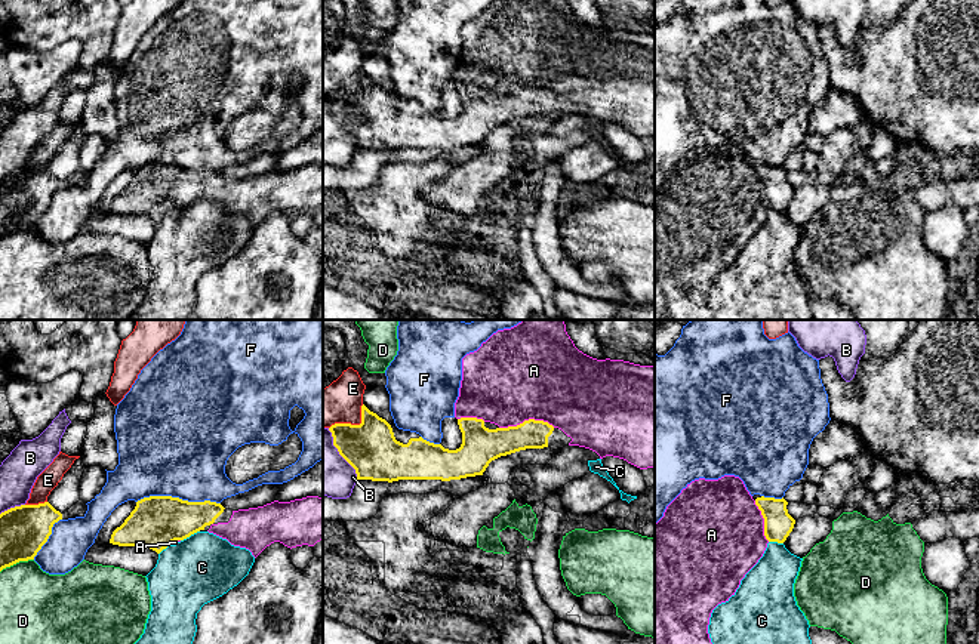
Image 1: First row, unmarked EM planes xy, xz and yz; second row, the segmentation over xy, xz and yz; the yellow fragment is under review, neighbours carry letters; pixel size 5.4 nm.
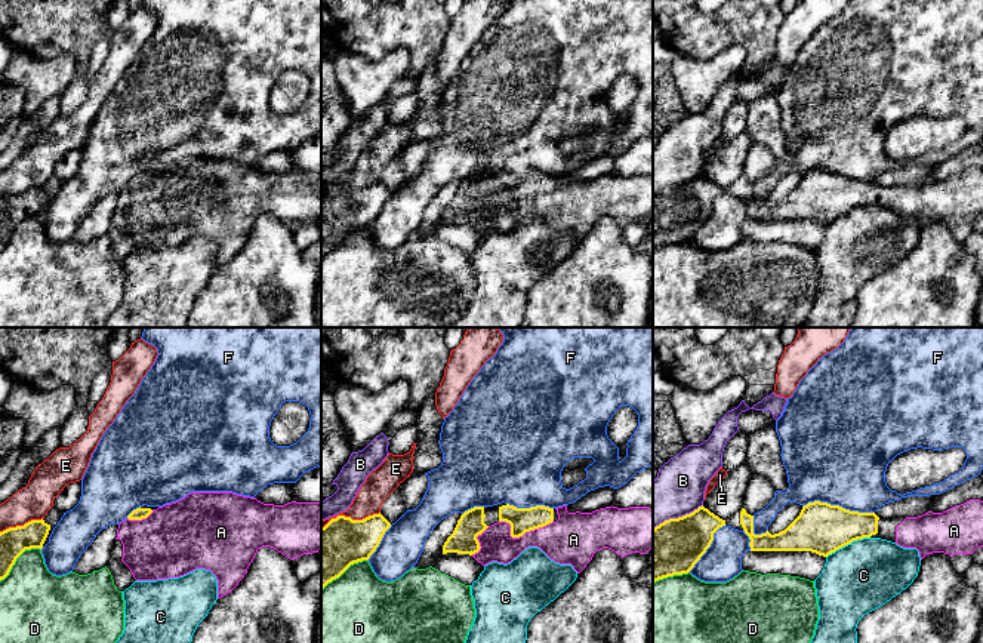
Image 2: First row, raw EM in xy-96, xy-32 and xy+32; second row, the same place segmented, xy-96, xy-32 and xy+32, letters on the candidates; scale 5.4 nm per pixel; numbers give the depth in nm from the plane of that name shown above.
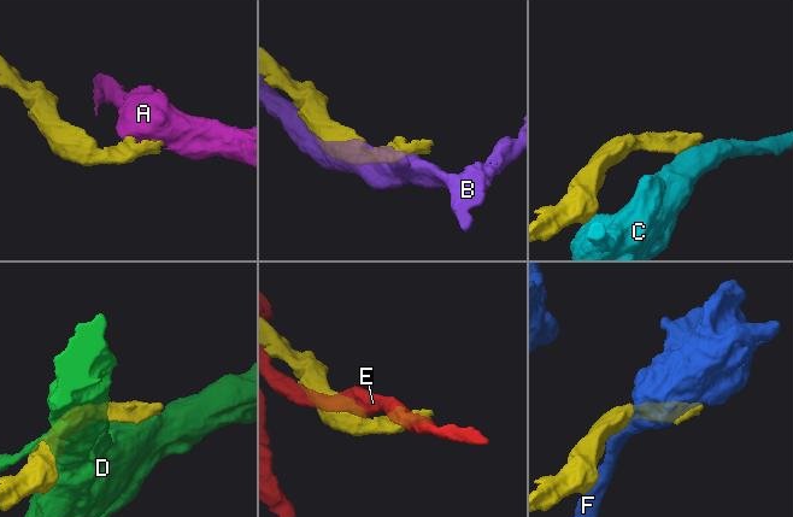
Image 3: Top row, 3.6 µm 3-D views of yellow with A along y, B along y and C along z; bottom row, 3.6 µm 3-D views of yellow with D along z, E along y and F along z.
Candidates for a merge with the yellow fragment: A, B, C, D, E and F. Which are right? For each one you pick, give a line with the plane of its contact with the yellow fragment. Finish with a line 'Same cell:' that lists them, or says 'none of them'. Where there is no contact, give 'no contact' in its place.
A: contact in xz
Same cell: A

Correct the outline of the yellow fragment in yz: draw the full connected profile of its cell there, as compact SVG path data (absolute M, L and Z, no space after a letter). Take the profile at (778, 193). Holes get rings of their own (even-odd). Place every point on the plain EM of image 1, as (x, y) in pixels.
M735 144L718 148L699 147L666 175L655 192L655 320L712 320L708 293L712 278L735 264L745 243L763 225L769 210L783 212L795 188L788 182L788 170L757 166Z

